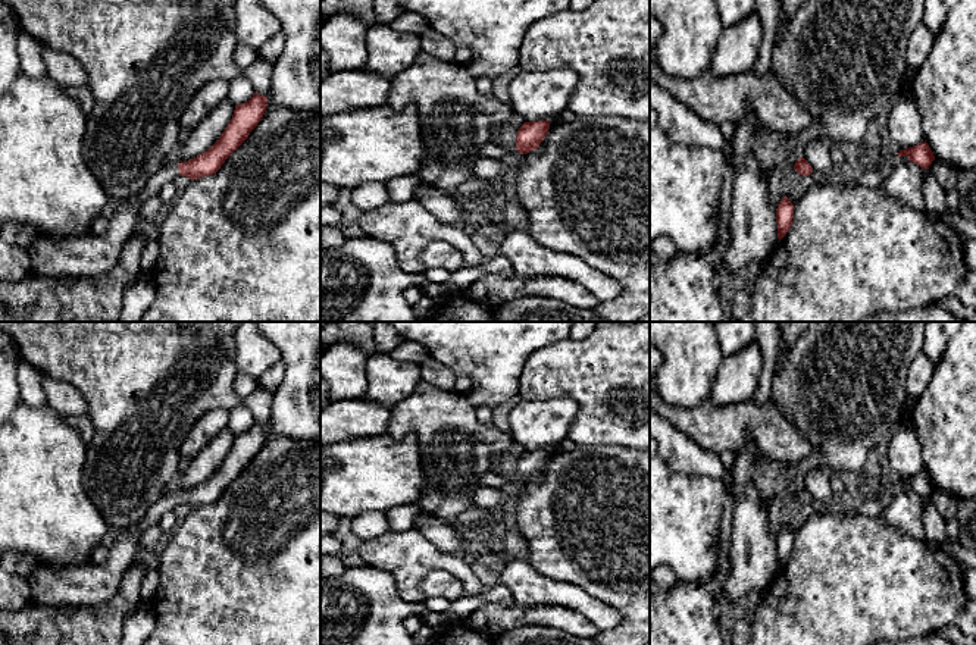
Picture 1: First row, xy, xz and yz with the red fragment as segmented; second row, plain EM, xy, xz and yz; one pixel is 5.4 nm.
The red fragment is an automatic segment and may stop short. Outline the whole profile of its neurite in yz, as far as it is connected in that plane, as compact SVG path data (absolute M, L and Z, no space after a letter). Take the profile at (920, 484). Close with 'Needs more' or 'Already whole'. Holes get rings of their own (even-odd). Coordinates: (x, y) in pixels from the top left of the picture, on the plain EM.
M926 470L917 475L913 475L910 478L900 479L897 486L901 486L901 485L907 485L910 491L916 492L923 498L929 498L929 495L935 489L935 485Z. Already whole

